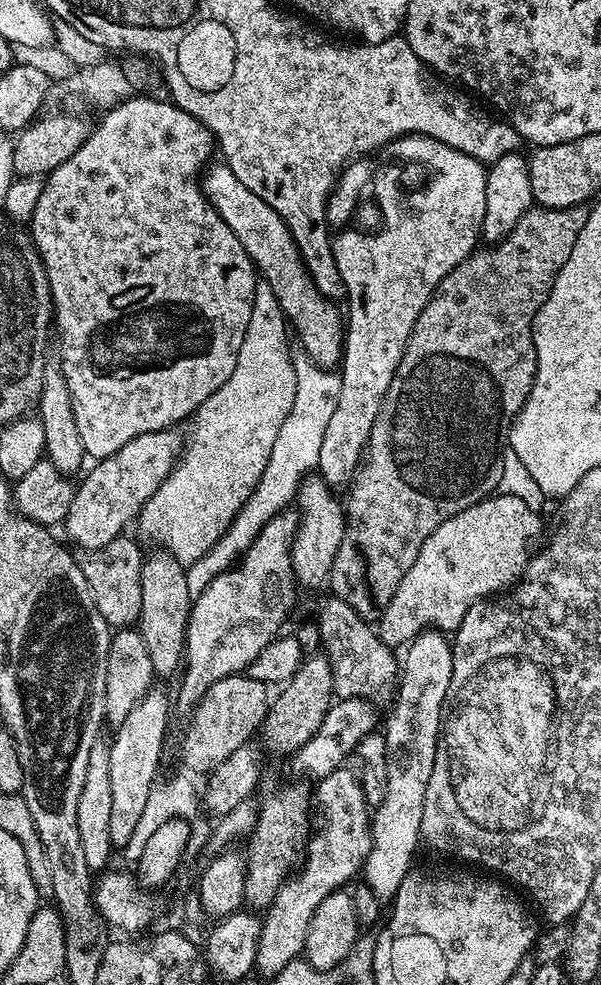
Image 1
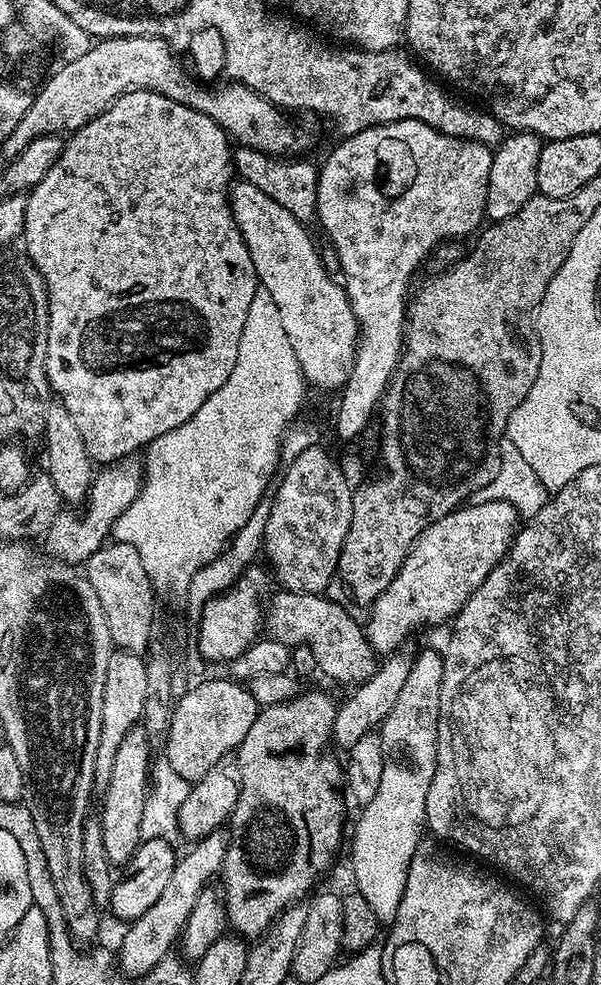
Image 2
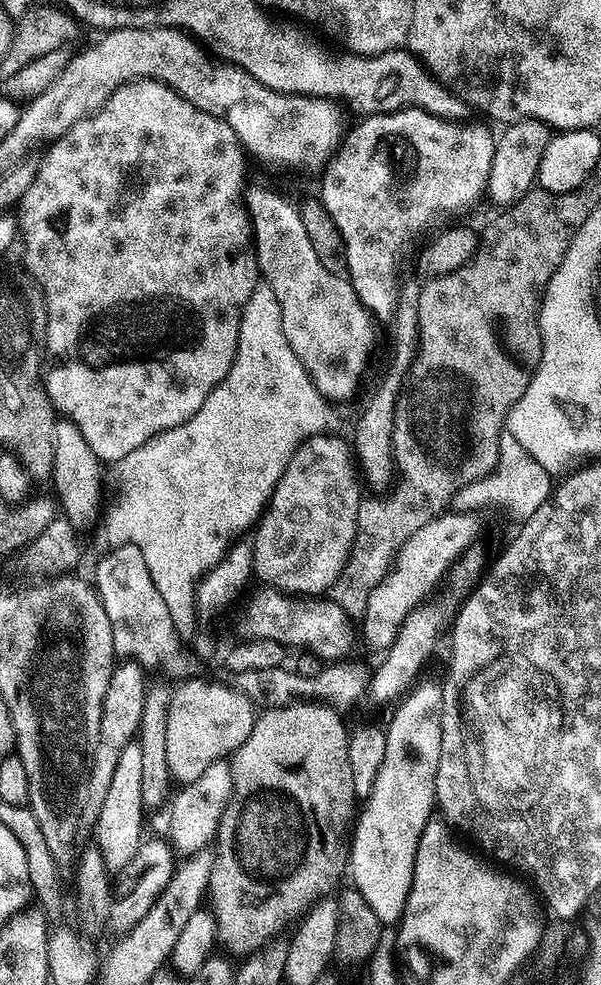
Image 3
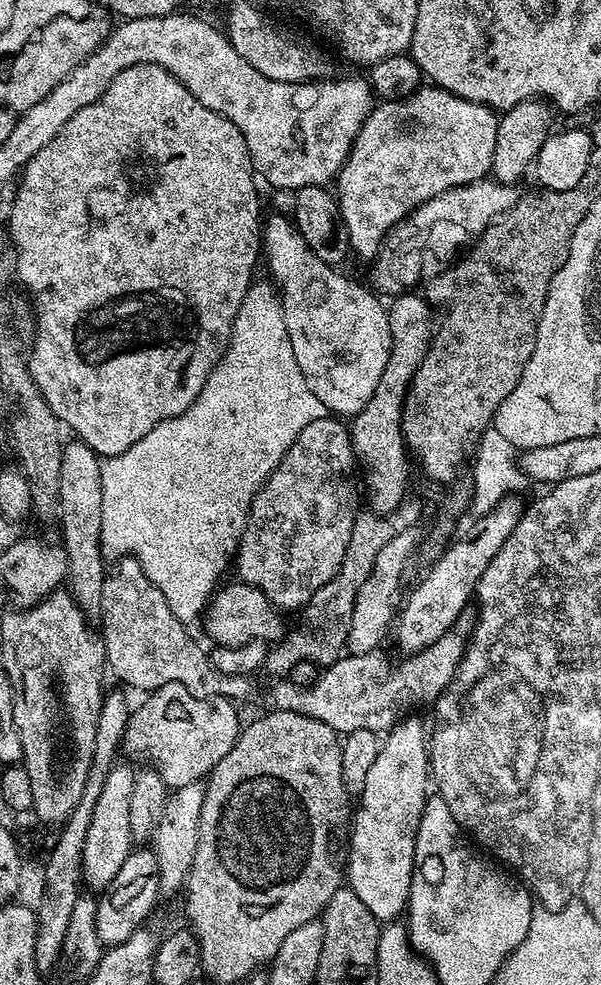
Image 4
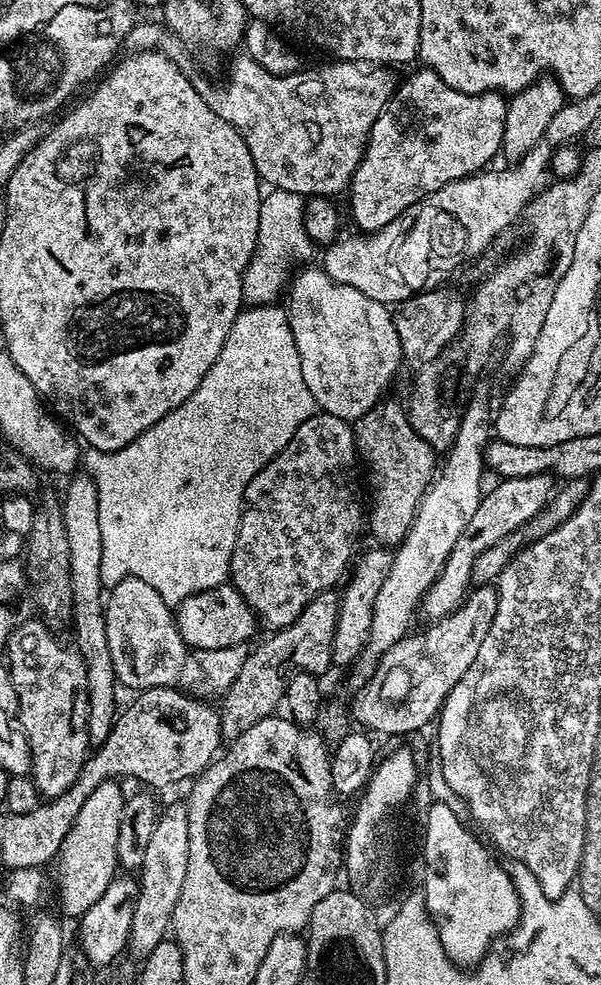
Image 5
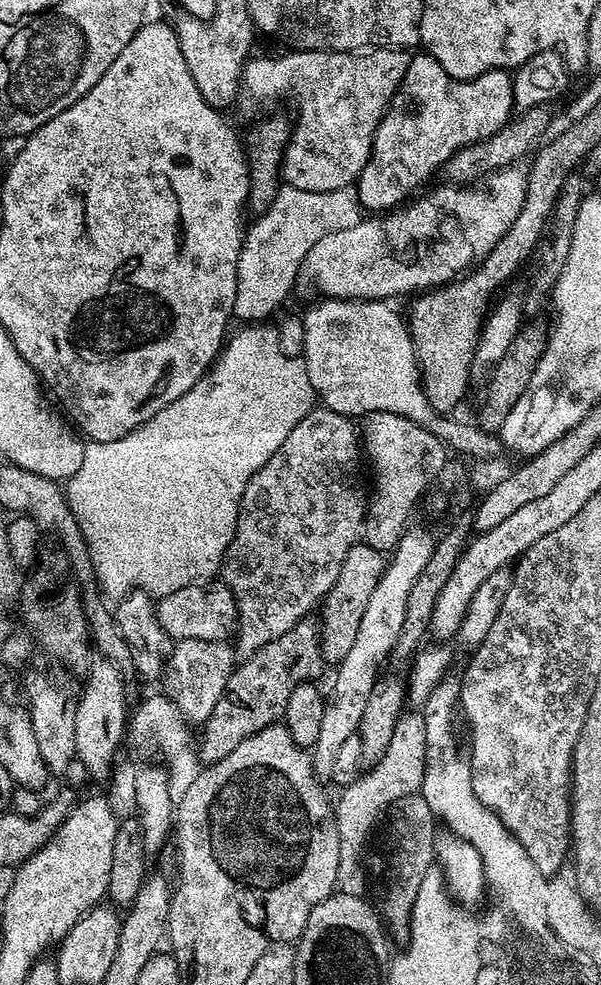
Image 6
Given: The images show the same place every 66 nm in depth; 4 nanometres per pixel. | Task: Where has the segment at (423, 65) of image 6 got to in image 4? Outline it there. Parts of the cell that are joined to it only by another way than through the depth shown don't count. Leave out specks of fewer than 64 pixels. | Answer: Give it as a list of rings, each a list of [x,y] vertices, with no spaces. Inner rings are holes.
[[[421,86],[399,100],[377,103],[362,130],[358,130],[358,138],[334,181],[334,195],[340,207],[342,228],[348,234],[349,249],[365,262],[375,260],[389,232],[423,208],[427,200],[485,179],[492,171],[494,138],[498,138],[499,125],[497,113],[485,104],[463,100],[435,86]]]

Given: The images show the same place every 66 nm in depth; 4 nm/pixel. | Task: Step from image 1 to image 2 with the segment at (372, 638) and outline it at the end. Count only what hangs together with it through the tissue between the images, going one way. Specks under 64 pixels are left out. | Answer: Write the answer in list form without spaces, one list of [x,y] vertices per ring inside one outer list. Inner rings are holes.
[[[280,590],[277,593],[276,597],[273,595],[267,601],[262,621],[271,639],[289,646],[311,644],[319,671],[323,674],[325,672],[334,680],[352,684],[366,681],[375,674],[378,653],[368,641],[368,633],[362,627],[361,621],[359,624],[343,603],[335,604],[334,601],[327,600],[327,595],[319,592]]]

